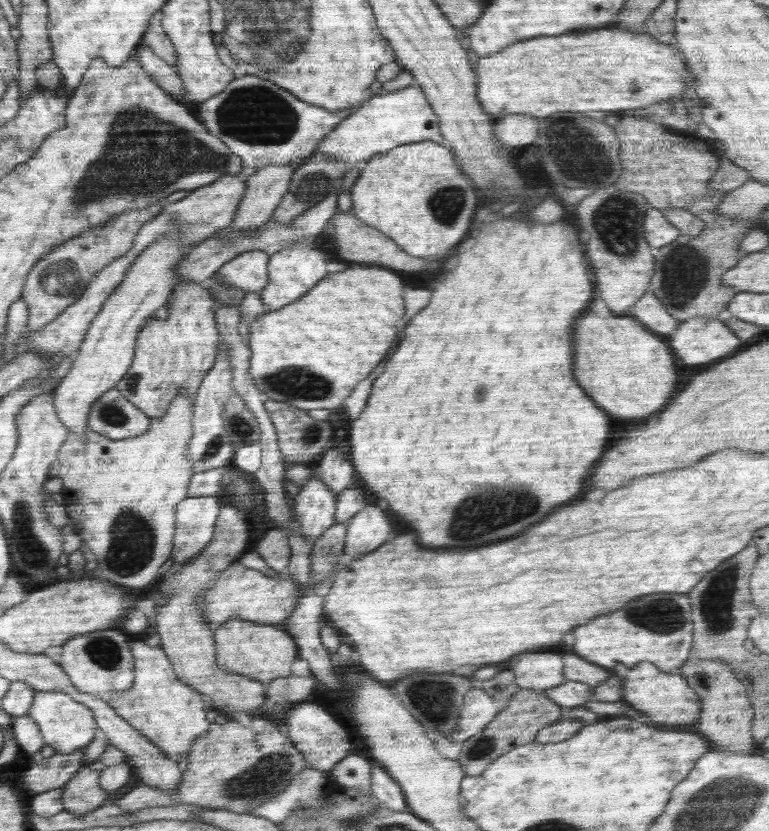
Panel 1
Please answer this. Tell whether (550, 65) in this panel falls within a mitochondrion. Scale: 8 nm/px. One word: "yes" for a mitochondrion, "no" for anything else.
no

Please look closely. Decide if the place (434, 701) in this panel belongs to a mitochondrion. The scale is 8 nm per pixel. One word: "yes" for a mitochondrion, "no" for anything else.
yes

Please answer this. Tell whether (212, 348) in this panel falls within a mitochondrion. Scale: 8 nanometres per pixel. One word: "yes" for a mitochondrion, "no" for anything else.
no

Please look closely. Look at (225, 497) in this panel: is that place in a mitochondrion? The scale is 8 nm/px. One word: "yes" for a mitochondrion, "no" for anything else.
no

